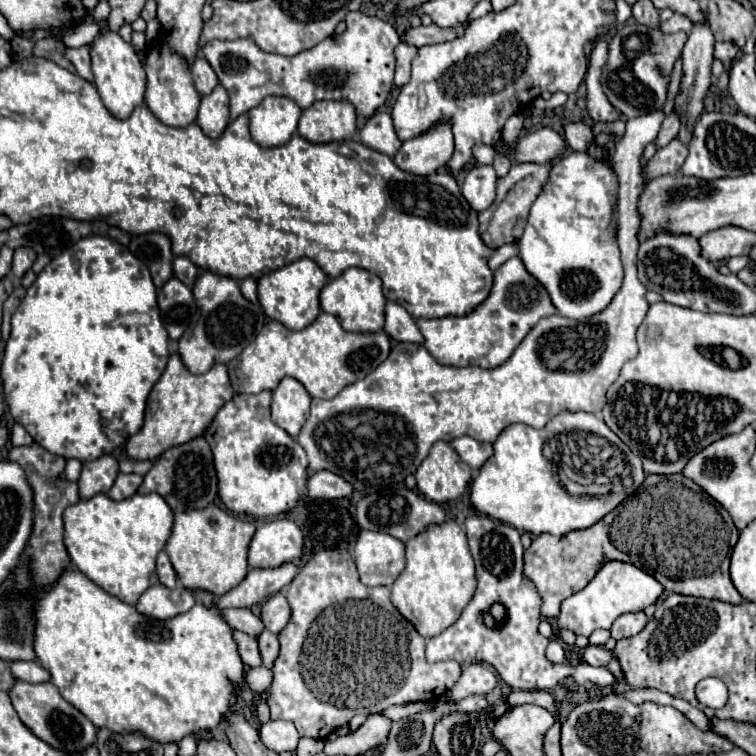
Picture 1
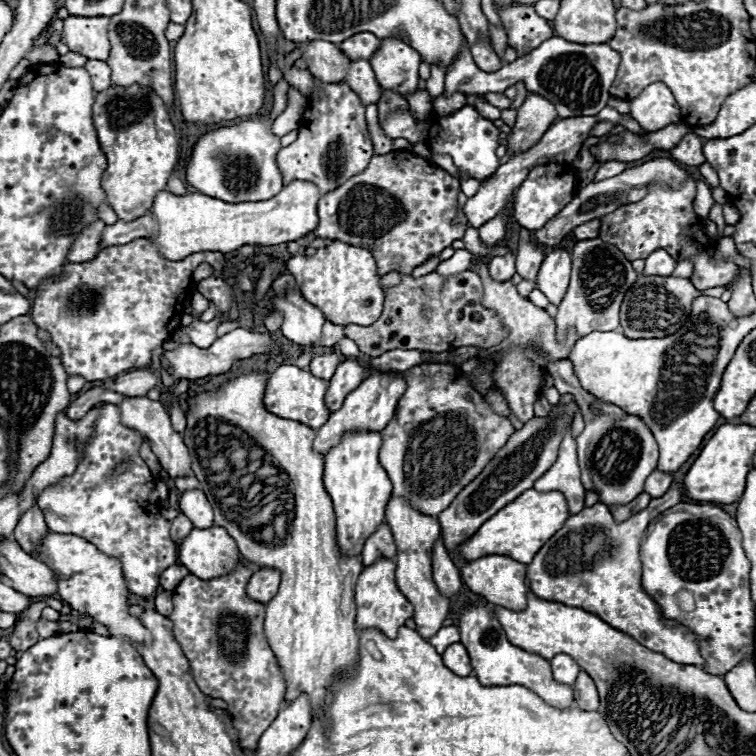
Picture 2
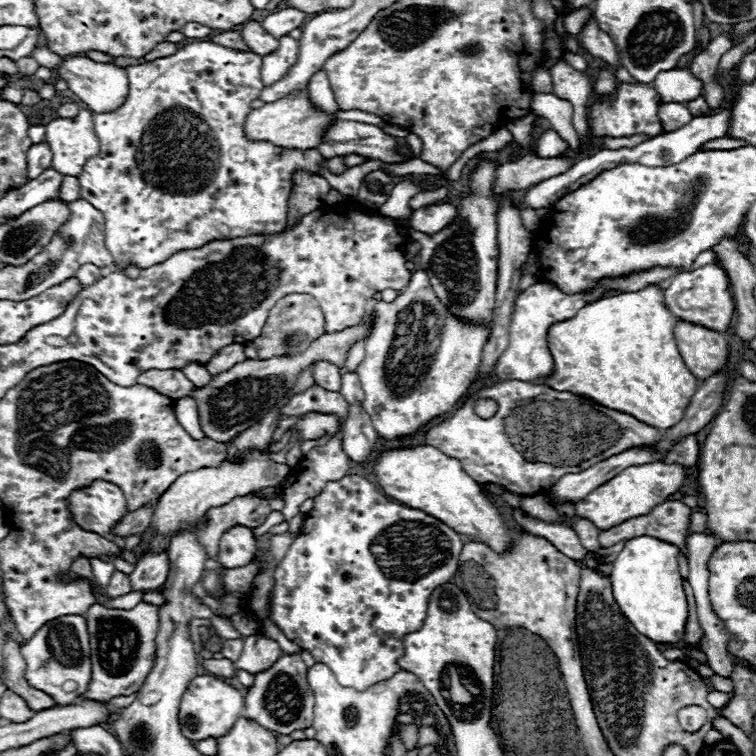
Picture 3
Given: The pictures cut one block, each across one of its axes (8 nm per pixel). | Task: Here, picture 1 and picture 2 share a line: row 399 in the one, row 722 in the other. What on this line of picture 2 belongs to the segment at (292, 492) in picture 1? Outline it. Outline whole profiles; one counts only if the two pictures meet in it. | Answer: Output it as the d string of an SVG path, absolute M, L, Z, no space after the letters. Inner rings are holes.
M242 562L232 574L214 580L200 580L188 574L174 590L174 612L170 620L174 622L174 638L180 644L182 652L186 654L194 680L198 688L212 698L220 698L228 704L228 712L232 718L234 728L238 730L238 742L242 748L254 750L262 732L272 724L276 718L282 702L284 702L284 676L272 654L266 638L264 638L264 604L254 602L246 596L248 578L254 574L258 566L250 562Z

